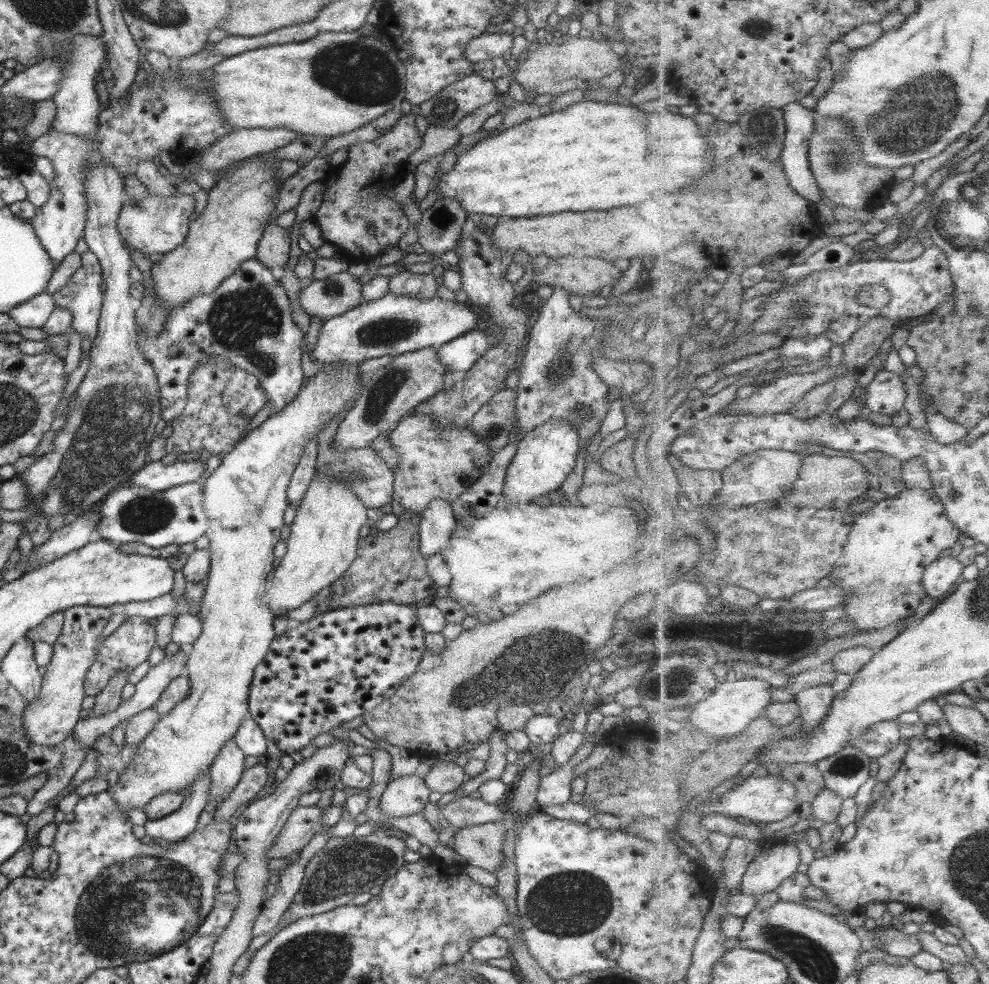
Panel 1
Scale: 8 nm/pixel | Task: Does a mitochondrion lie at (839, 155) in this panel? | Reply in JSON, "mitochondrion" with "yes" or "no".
{"mitochondrion":"yes"}

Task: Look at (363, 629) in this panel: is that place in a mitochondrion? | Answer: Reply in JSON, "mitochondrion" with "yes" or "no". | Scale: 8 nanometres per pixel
{"mitochondrion":"no"}

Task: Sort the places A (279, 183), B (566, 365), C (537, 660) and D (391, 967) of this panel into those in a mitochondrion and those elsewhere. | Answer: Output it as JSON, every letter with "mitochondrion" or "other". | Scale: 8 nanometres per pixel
{"A":"other","B":"mitochondrion","C":"mitochondrion","D":"other"}

